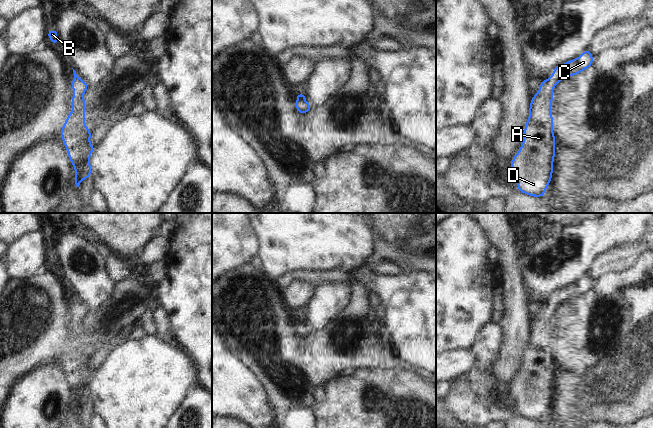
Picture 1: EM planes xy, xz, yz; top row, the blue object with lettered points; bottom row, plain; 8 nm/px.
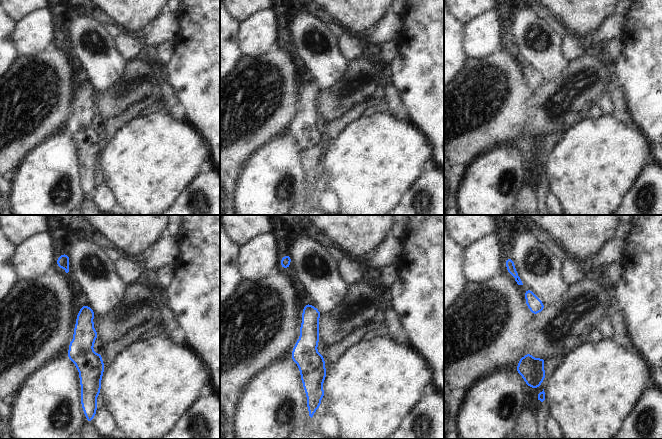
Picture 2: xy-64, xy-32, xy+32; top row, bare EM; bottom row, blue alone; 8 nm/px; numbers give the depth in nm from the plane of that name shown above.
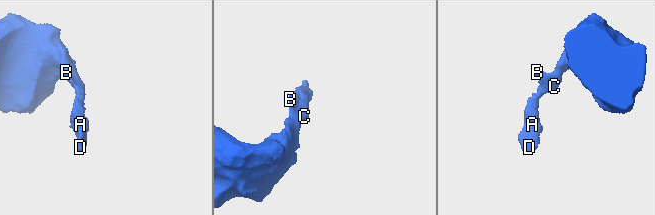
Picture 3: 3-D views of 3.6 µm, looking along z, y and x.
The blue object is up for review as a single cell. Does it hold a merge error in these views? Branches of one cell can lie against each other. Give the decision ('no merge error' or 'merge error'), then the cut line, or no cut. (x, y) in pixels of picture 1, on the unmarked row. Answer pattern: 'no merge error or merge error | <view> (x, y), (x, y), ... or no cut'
no merge error | no cut

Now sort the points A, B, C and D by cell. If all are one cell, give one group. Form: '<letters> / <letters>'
A B C D

